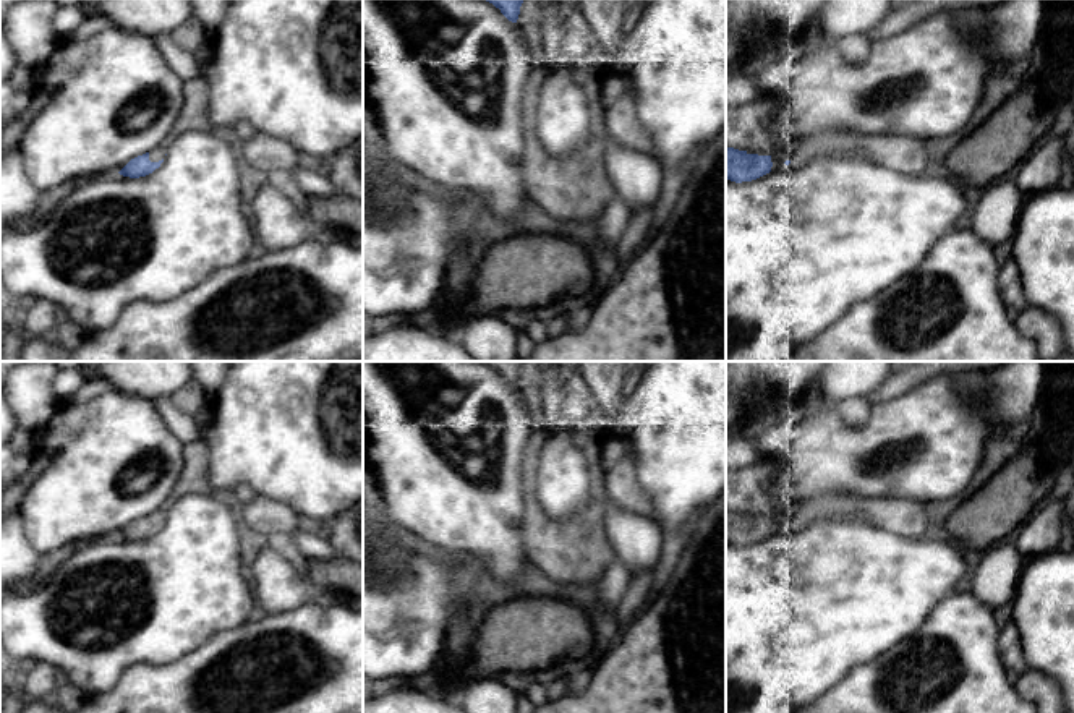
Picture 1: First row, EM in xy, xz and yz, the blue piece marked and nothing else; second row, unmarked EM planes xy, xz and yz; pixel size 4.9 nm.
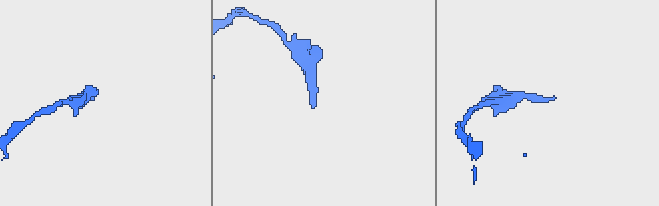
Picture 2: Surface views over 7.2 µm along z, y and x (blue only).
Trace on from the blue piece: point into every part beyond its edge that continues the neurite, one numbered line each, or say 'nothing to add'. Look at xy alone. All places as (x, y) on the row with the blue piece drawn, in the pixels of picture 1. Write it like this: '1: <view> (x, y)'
1: xy (156, 154)

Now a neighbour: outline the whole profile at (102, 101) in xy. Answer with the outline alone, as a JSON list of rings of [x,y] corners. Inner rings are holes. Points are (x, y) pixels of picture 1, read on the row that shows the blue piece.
[[[117,26],[83,41],[60,44],[37,76],[37,105],[13,139],[32,186],[52,196],[78,181],[118,173],[131,159],[172,138],[183,107],[185,81],[167,63],[168,53],[165,39]]]

